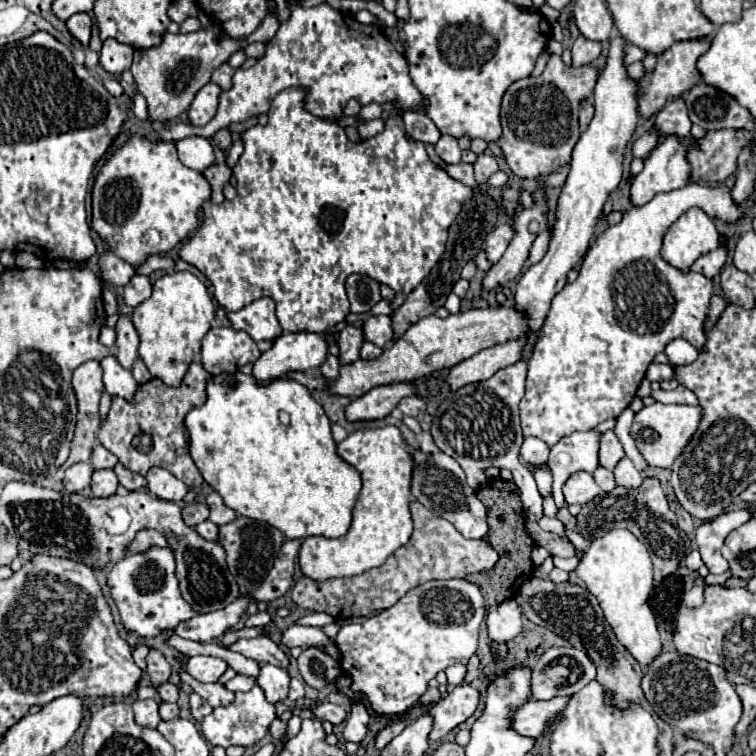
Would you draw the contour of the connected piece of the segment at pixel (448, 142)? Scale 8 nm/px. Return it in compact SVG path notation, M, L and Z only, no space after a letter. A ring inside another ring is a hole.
M448 134L440 136L440 140L434 144L436 154L446 162L446 164L458 164L460 162L460 148L458 148L458 140L450 138Z

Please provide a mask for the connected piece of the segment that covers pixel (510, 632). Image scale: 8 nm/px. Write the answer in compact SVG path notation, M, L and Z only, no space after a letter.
M506 600L488 612L488 634L496 642L514 640L522 630L522 612L516 600Z

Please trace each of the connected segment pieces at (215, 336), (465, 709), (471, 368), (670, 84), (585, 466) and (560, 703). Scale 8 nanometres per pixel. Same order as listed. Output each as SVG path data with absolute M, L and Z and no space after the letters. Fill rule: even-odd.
M212 328L202 340L202 364L212 376L240 370L244 364L256 362L260 354L256 342L234 328Z
M460 684L452 692L448 692L440 702L428 710L428 714L434 718L434 726L430 732L430 742L444 738L452 728L466 722L476 706L478 706L480 694L470 684Z
M510 340L504 344L496 344L492 348L484 348L474 356L462 360L460 364L452 366L446 376L446 384L452 390L458 390L466 384L488 380L500 368L516 364L522 356L522 350L524 350L524 340Z
M710 36L704 38L696 38L696 40L684 40L684 42L676 42L674 46L670 46L662 58L656 64L656 70L652 74L644 74L642 78L642 94L638 100L638 112L644 118L652 118L656 112L660 112L668 100L682 96L684 92L688 92L698 80L698 72L696 72L696 60L700 54L704 54L710 48Z
M594 430L574 432L550 448L548 468L554 476L552 496L558 500L558 504L564 504L562 486L570 474L580 470L594 472L598 468L598 438L600 434Z
M558 696L550 700L530 700L516 710L512 728L522 736L538 738L562 714L568 700L570 696L566 698Z

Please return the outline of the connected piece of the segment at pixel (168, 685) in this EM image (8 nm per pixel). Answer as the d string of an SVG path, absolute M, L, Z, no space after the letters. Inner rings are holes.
M164 682L162 686L158 686L158 694L160 694L160 700L164 700L164 702L178 700L178 688L172 682Z

